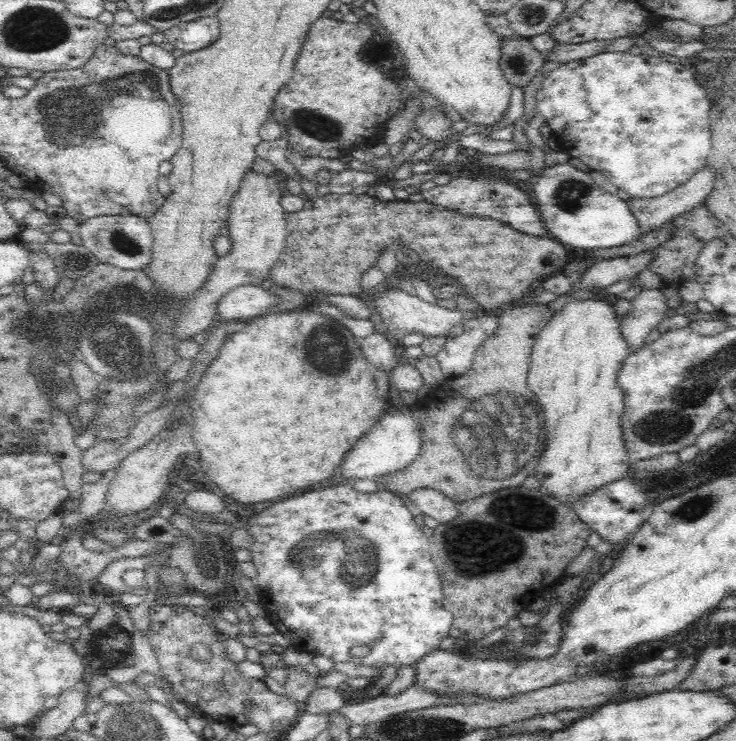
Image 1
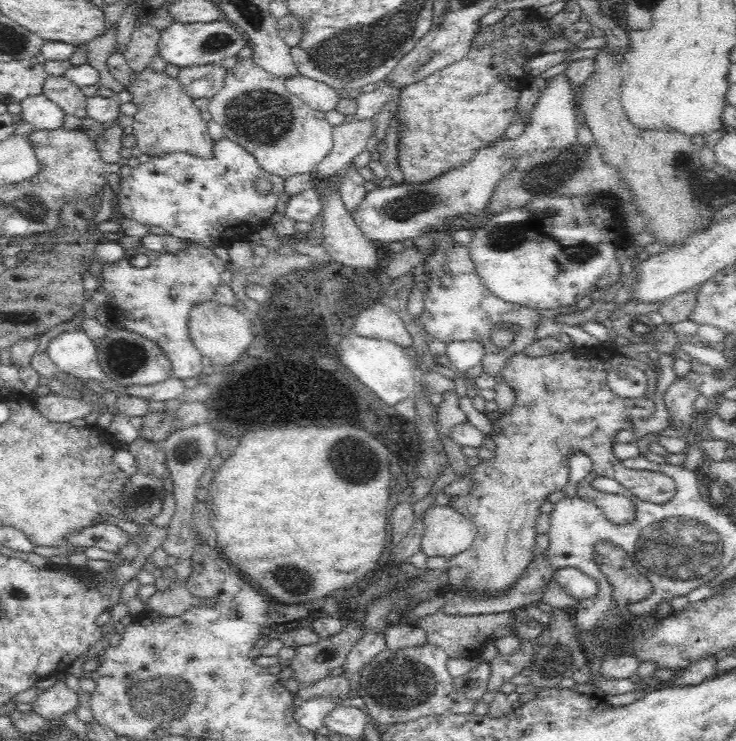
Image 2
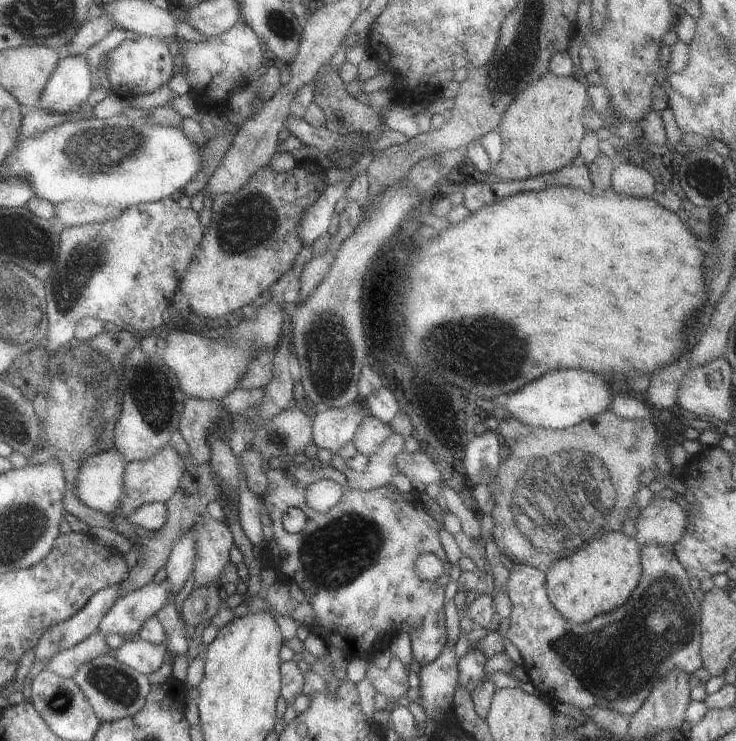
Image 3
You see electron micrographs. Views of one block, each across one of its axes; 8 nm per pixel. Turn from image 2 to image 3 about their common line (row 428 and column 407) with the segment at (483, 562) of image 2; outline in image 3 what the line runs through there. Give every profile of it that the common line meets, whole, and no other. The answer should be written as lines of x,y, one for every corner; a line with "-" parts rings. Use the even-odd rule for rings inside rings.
317,457
308,459
295,468
287,465
286,470
271,469
267,474
268,490
263,494
265,509
274,527
274,540
268,543
262,554
263,568
273,569
278,580
297,584
315,610
318,630
329,646
338,647
345,656
371,656
379,654
388,645
396,630
404,630
411,636
411,647
415,660
424,666
438,658
448,644
445,621
444,591
450,582
451,562
442,548
440,526
424,510
418,493
402,492
386,485
369,491
361,491
348,486
344,474
331,465
323,465
-
330,479
342,485
342,498
328,512
315,511
305,500
305,490
314,481
-
288,508
301,508
307,516
307,523
299,533
289,533
282,525
282,515
-
424,552
434,553
444,564
444,574
436,582
420,580
414,572
414,558

